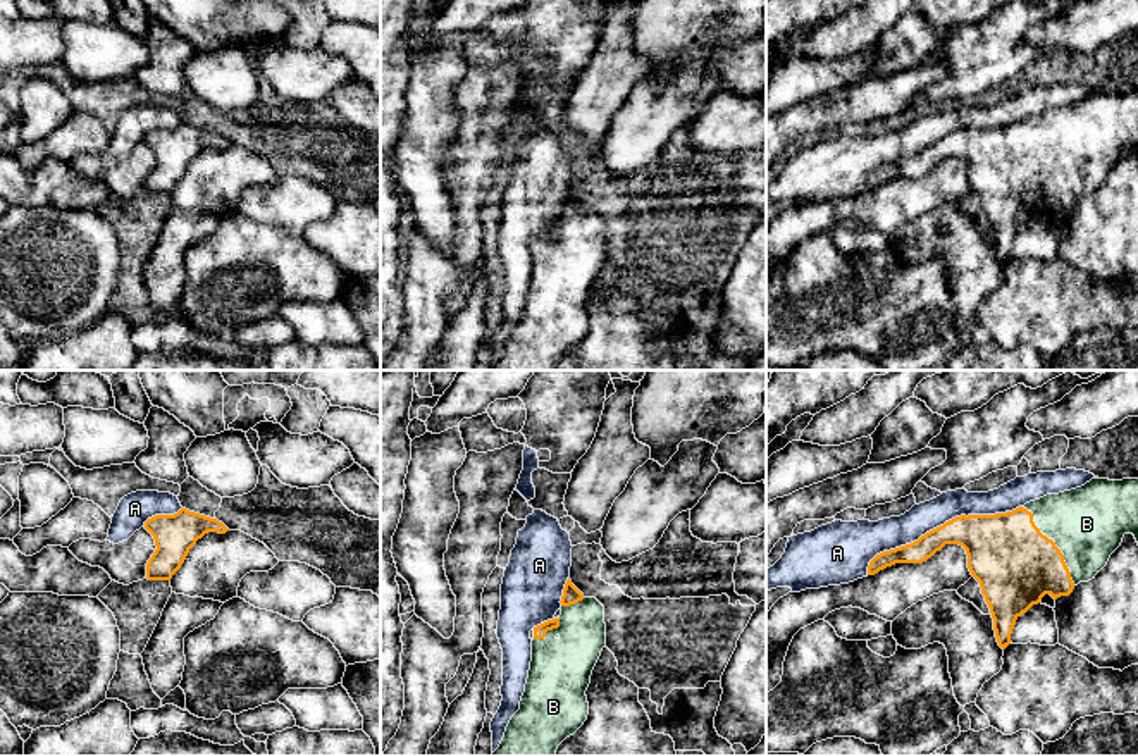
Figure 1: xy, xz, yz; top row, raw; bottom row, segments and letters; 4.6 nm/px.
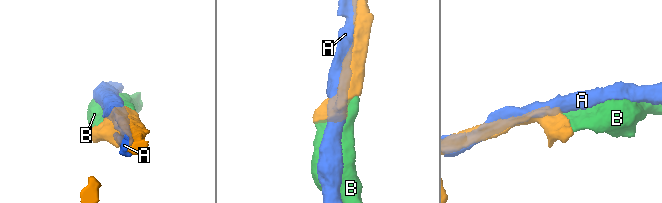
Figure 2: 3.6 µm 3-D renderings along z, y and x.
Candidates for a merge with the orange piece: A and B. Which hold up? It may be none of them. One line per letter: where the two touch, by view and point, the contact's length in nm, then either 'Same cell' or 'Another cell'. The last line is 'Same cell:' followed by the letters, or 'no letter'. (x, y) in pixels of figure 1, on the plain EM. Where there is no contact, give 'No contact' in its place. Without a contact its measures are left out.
A: Touches orange at yz (930, 145). Shared border 700 nm. Another cell
B: Touches orange at yz (1054, 157). Shared border 440 nm. Same cell
Same cell: B

